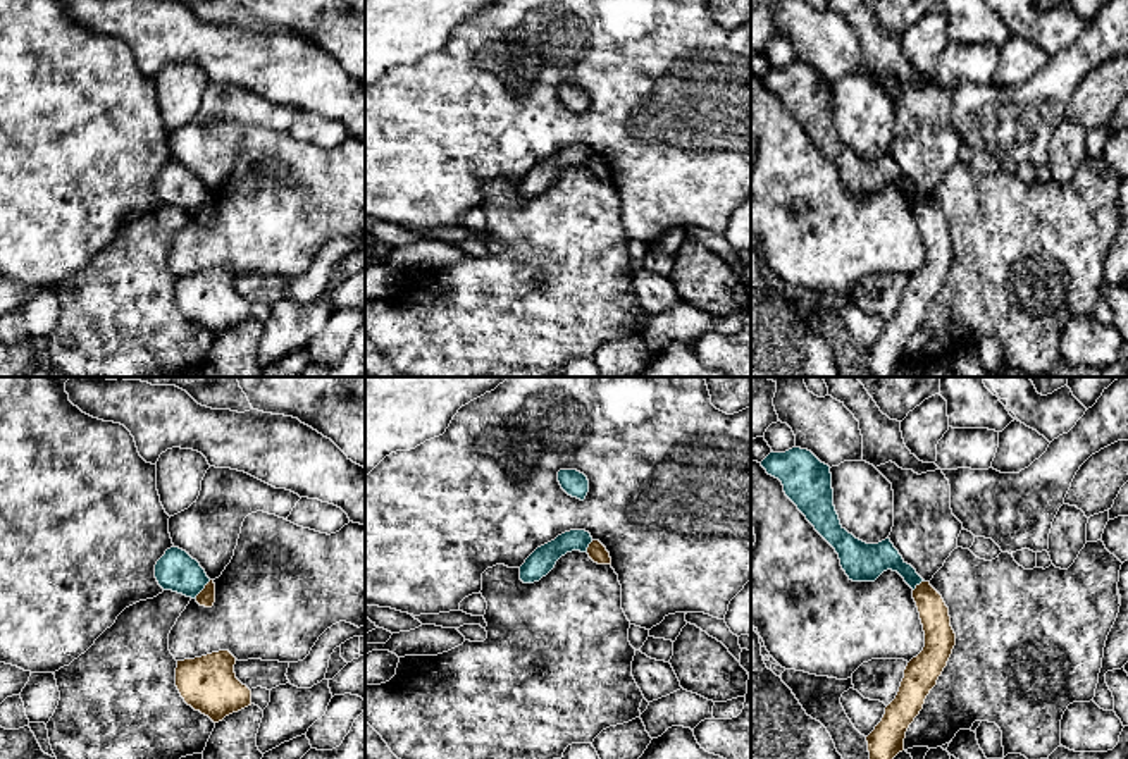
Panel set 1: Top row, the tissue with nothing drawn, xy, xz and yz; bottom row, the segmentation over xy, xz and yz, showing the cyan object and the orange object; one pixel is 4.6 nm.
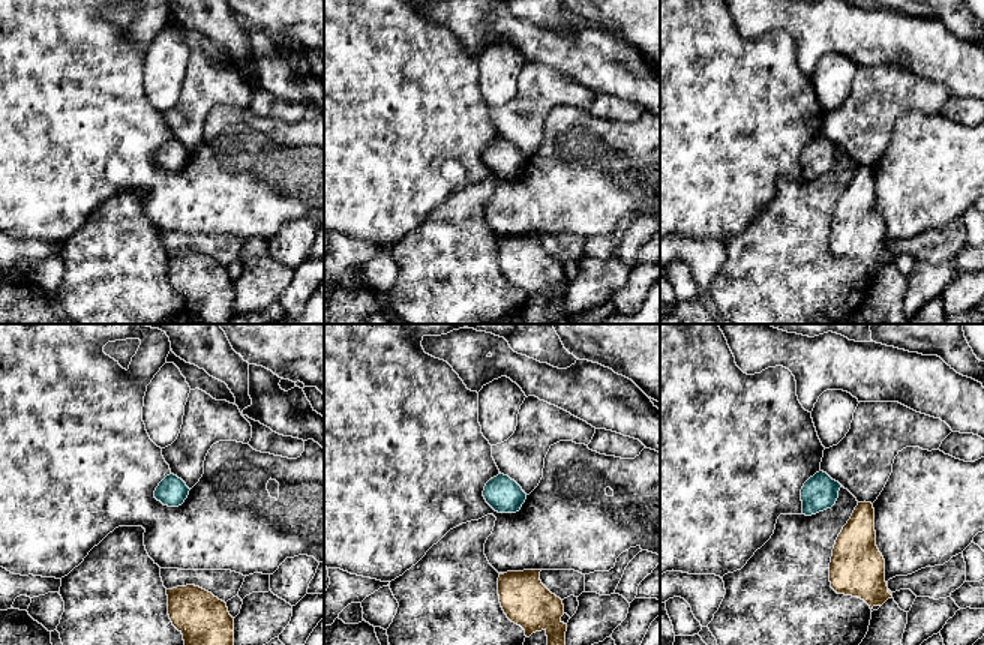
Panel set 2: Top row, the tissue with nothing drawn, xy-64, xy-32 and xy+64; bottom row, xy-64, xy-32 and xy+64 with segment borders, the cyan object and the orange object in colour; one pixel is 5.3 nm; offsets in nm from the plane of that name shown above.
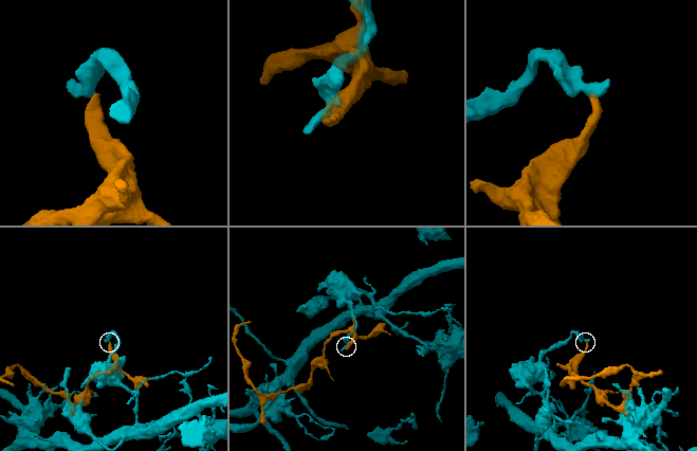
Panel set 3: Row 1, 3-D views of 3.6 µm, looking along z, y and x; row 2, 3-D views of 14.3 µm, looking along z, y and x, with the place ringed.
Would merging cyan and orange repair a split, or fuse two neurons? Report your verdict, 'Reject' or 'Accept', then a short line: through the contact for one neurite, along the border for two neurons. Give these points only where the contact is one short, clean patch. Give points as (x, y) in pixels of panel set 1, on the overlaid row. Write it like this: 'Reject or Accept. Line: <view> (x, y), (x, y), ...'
Reject. Line: xy (210, 580), (195, 598)

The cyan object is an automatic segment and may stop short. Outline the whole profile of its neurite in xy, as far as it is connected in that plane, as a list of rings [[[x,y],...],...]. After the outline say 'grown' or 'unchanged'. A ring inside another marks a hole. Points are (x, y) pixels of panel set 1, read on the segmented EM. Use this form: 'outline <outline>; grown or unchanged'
outline [[[179,547],[167,549],[157,561],[155,578],[164,590],[172,590],[191,599],[196,599],[210,582],[200,563]]]; unchanged

